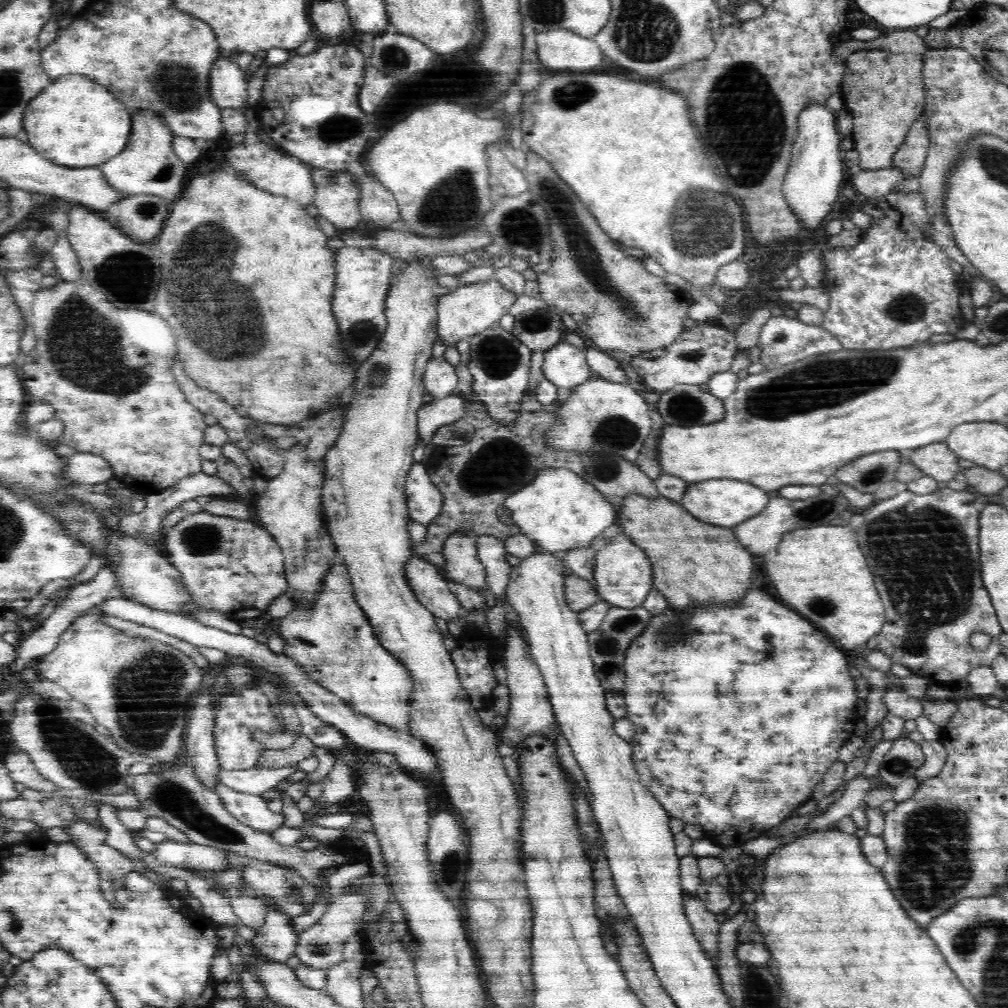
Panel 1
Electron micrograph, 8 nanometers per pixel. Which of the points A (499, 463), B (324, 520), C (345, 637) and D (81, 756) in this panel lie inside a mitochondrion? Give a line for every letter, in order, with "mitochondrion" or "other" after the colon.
A: mitochondrion
B: other
C: mitochondrion
D: mitochondrion

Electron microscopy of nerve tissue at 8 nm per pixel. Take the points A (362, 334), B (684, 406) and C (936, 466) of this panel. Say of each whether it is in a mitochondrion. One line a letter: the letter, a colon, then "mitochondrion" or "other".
A: mitochondrion
B: mitochondrion
C: other

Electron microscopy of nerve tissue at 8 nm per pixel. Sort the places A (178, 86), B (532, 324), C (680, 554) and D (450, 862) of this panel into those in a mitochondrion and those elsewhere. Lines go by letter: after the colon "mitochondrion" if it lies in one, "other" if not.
A: mitochondrion
B: mitochondrion
C: other
D: mitochondrion

